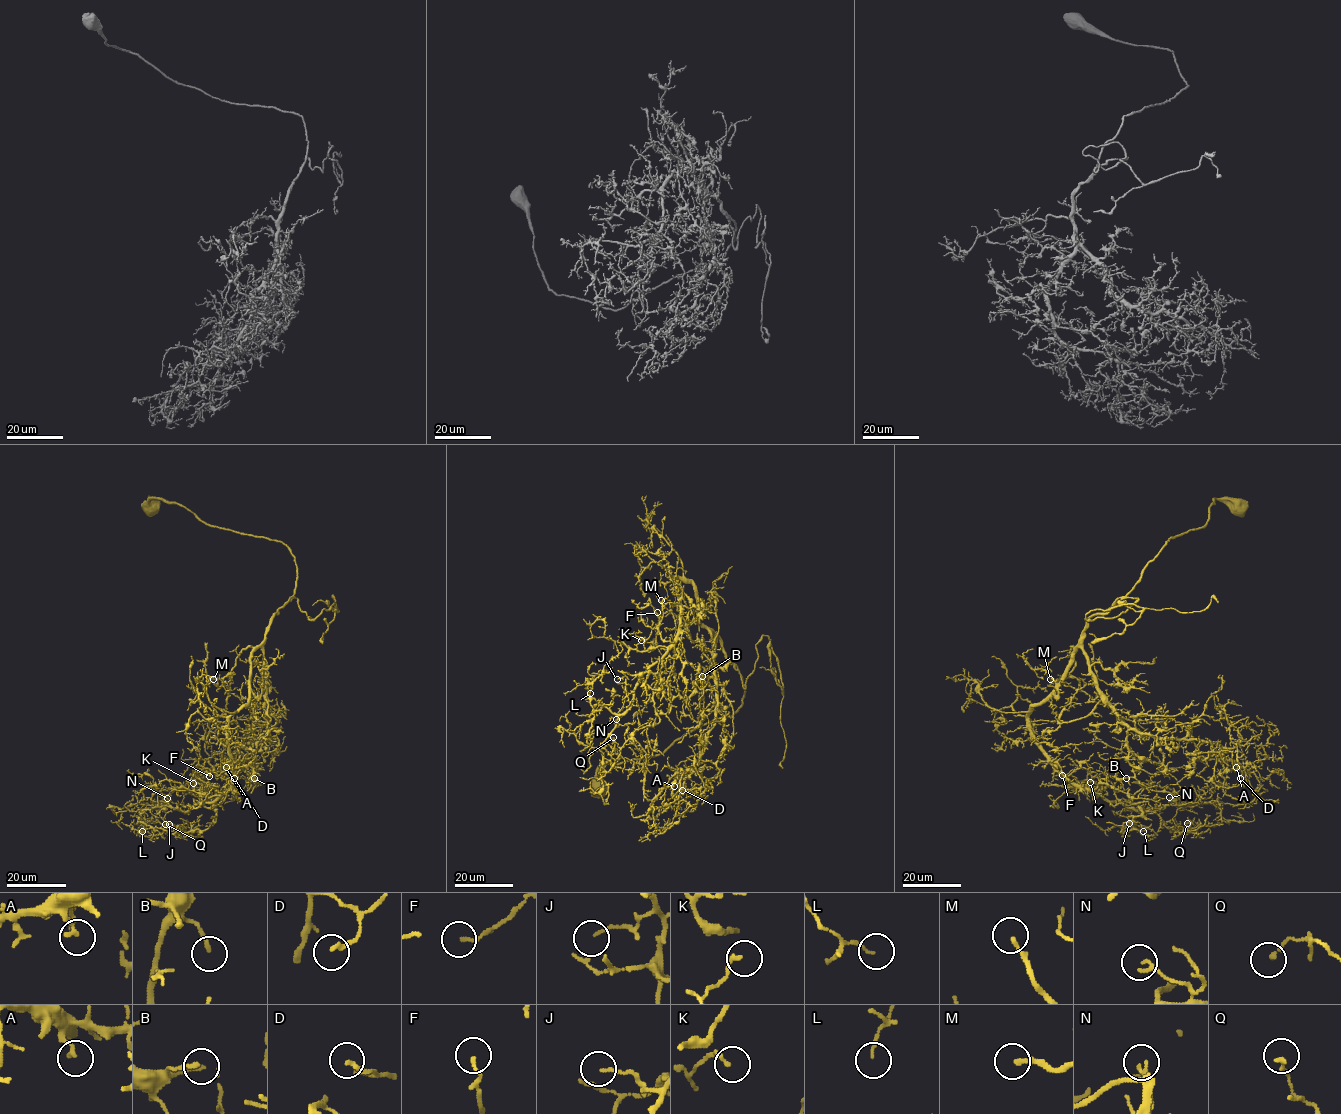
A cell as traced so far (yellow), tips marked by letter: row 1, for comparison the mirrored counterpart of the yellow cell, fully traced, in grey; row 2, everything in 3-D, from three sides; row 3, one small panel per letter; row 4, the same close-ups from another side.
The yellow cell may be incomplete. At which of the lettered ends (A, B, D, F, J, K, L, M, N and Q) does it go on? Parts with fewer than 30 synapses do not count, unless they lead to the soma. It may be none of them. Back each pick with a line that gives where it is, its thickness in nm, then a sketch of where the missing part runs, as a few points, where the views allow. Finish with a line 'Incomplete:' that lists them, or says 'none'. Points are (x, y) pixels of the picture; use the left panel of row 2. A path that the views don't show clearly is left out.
M: place (213, 679); calibre 190 nm; course (213, 679), (203, 683), (201, 690)
Incomplete: M

